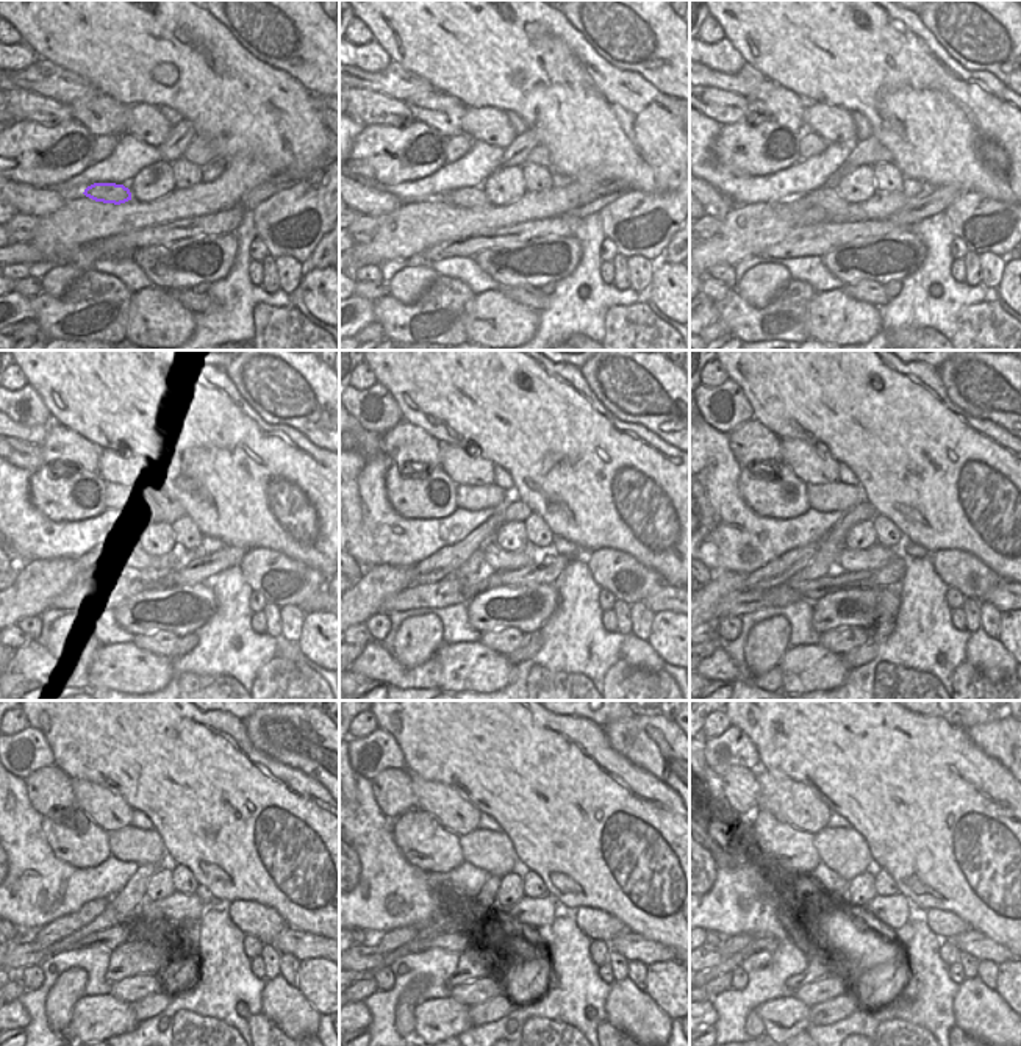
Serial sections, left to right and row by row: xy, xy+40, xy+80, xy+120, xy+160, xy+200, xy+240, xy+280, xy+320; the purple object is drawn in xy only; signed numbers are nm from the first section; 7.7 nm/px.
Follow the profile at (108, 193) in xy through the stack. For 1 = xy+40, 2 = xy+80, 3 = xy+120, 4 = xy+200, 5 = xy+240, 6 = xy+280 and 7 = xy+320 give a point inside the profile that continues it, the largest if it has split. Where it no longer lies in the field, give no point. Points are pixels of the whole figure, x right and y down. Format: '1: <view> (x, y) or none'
1: xy+40 (469, 197)
2: xy+80 (824, 197)
3: xy+120 (135, 554)
4: xy+200 (851, 560)
5: xy+240 (179, 907)
6: xy+280 (538, 912)
7: xy+320 (895, 910)

